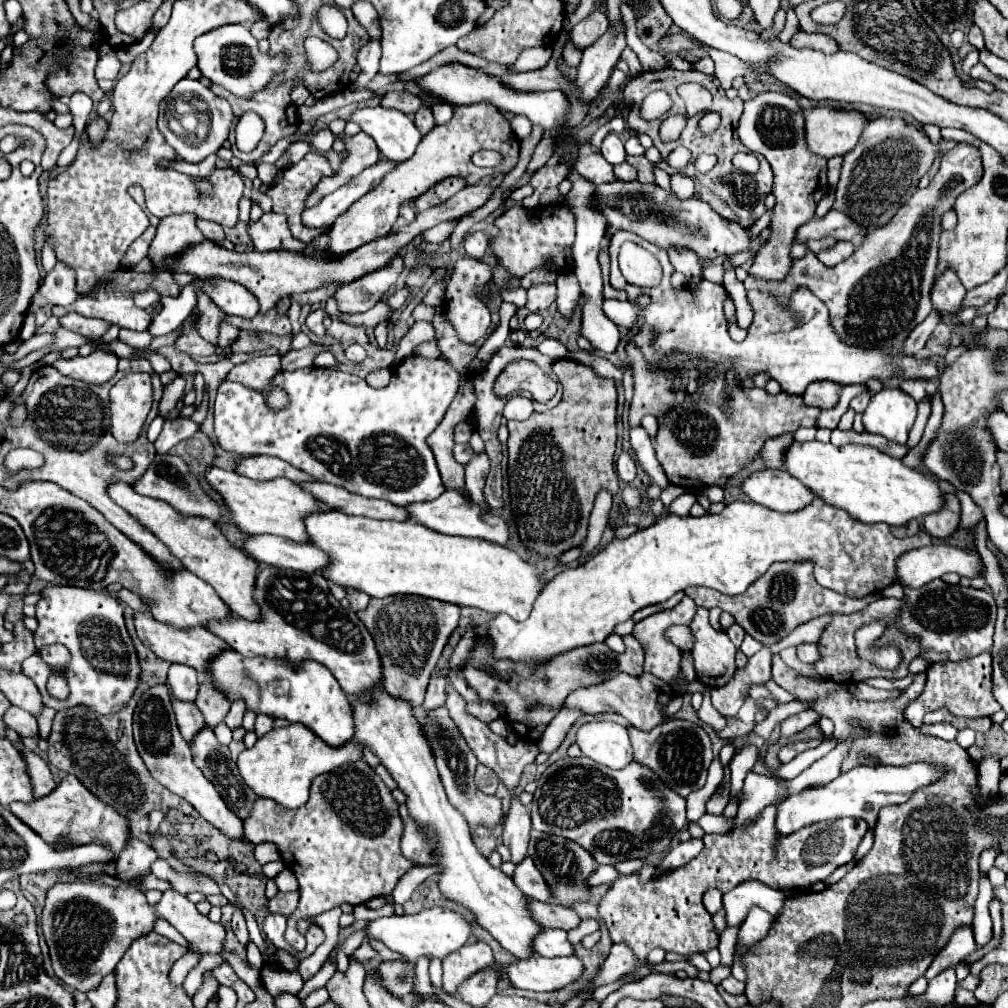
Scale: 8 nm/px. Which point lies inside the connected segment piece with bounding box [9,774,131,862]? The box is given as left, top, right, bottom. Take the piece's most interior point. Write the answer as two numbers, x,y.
72,812

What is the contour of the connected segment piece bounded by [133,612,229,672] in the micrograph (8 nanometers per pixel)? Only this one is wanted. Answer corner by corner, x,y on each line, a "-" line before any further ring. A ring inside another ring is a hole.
135,612
133,614
133,624
137,630
139,640
151,648
159,658
169,660
169,662
179,662
179,664
187,664
191,668
197,668
197,672
205,670
205,660
209,660
213,654
221,652
223,648
229,648
227,644
223,644
223,640
219,640
217,636
213,636
211,632
207,632
205,628
175,628
171,624
163,624
159,620
155,620
149,612

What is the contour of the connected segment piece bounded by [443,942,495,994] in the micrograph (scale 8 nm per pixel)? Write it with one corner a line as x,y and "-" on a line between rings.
485,942
465,944
457,952
451,952
443,958
443,990
455,994
455,988
463,980
483,970
485,966
491,966
493,962
493,952

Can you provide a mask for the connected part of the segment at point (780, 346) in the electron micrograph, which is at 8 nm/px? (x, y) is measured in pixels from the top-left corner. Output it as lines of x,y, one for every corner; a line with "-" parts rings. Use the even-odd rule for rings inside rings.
617,230
611,236
611,270
619,270
617,266
617,254
623,242
635,242
641,244
643,248
647,248
653,254
661,254
661,264
663,264
663,280
657,288
635,288
635,286
627,286
627,300
639,310
637,316
637,328
633,330
631,342
625,344
625,352
629,356
629,366
633,372
633,382
635,382
635,392
633,392
633,400
629,404
629,428
641,426
641,418
651,414
655,416
659,422
667,416
667,412
673,406
673,396
675,396
675,388
671,386
673,380
667,378
667,370
673,370
677,374
679,364
687,362
691,358
705,358
709,362
707,372
705,372
705,380
697,380
697,400
707,400
713,406
719,406
723,410
729,408
731,398
727,396
731,392
731,388
735,390
737,386
743,386
745,378
753,378
759,372
767,372
773,380
777,380
781,384
781,388
787,394
803,394
809,382
815,380
831,380
837,384
865,384
869,378
879,378
883,382
883,386
895,386
897,384
897,376
905,376
905,378
935,378
937,376
937,364
933,360
915,360
915,358
907,358
903,354
899,354
897,350
887,350
887,352
867,352
861,348
851,348
847,344
843,344
839,338
835,338
833,328
829,326
829,312
827,306
815,298
815,294
811,294
805,286
799,286
797,290
791,292
789,302
781,304
777,300
775,294
771,292
761,292
761,290
751,290
747,292
747,300
755,312
753,324
749,326
749,334
743,342
733,342
727,334
727,326
725,326
725,314
723,314
723,304
729,298
729,294
723,290
721,284
711,284
709,280
701,280
697,284
695,290
675,290
671,286
671,274
673,274
673,266
669,262
669,256
663,248
643,240
641,236
627,232
627,230
-
639,296
649,296
649,306
639,306

